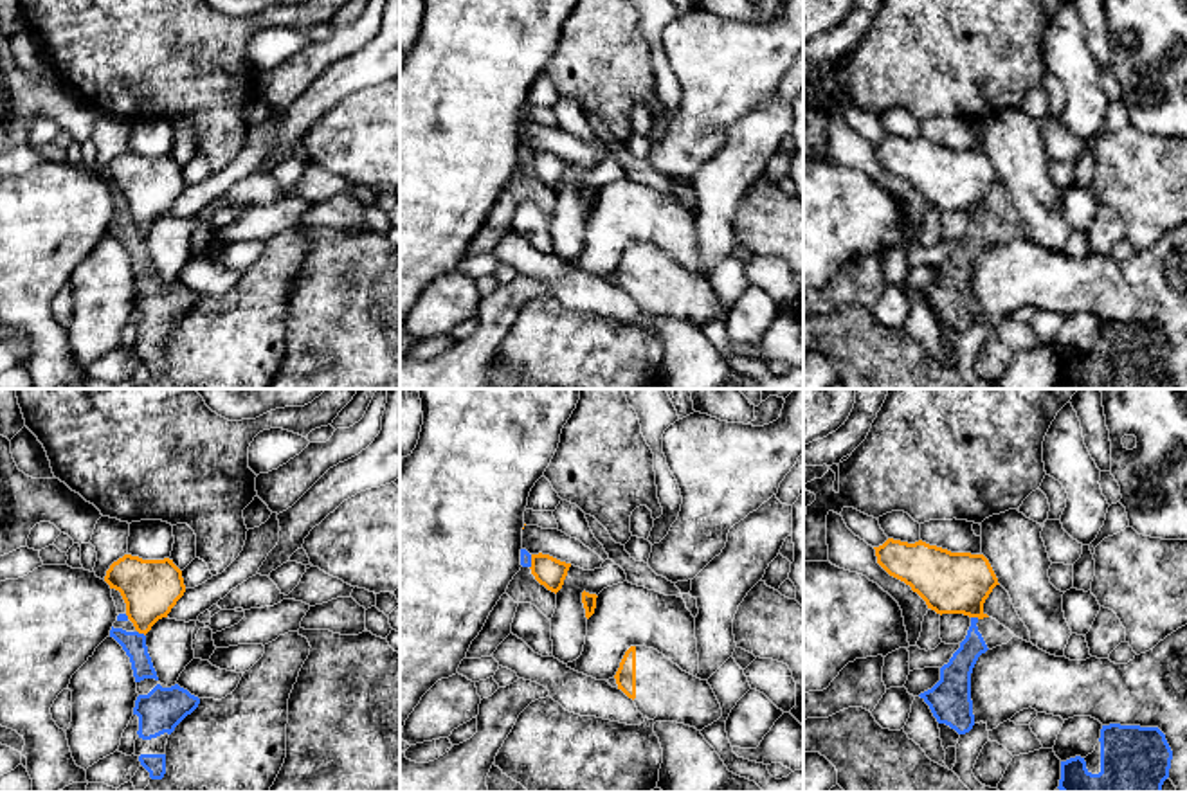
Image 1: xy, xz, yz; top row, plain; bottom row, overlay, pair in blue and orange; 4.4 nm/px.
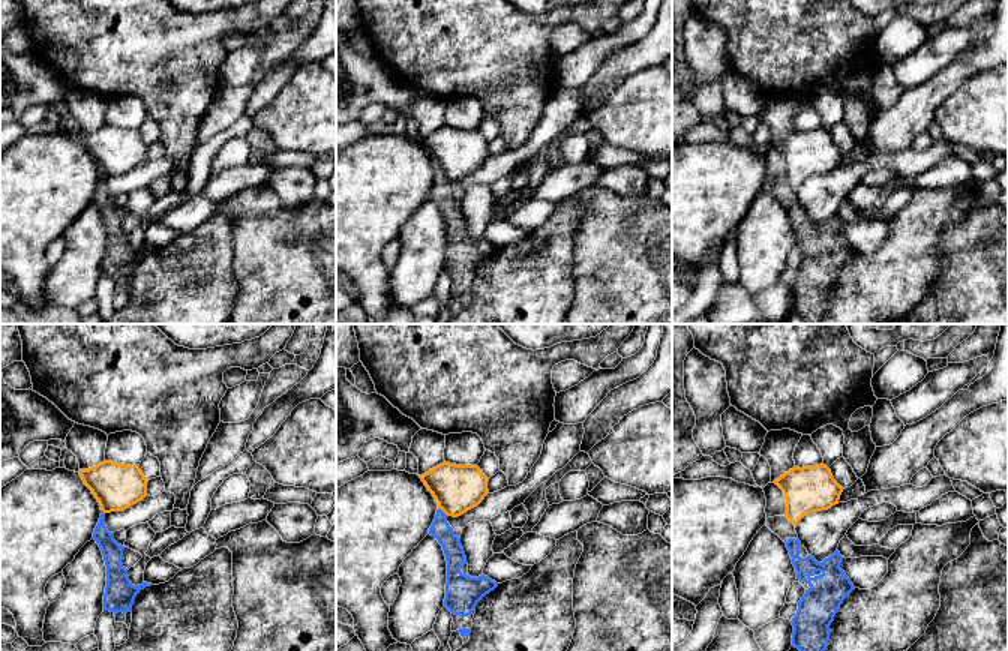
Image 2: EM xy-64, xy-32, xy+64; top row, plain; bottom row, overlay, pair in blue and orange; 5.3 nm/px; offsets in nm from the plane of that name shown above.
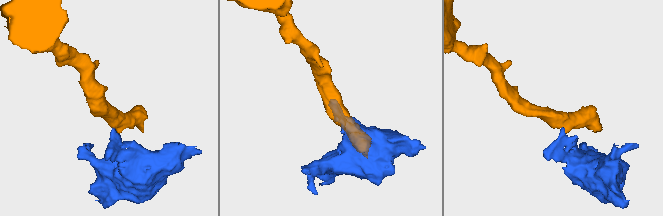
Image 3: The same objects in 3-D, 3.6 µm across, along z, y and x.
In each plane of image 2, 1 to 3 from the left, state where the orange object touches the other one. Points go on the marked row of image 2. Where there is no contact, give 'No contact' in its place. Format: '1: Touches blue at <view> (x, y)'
1: No contact
2: Touches blue at xy-32 (441, 510)
3: No contact

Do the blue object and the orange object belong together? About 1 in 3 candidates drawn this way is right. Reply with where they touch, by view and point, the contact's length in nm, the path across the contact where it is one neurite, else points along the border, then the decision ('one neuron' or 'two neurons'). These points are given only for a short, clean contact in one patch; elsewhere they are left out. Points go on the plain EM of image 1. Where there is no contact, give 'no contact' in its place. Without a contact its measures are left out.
contact xy (141, 231); length 50 nm; border xy (137, 227), (144, 233); two neurons

